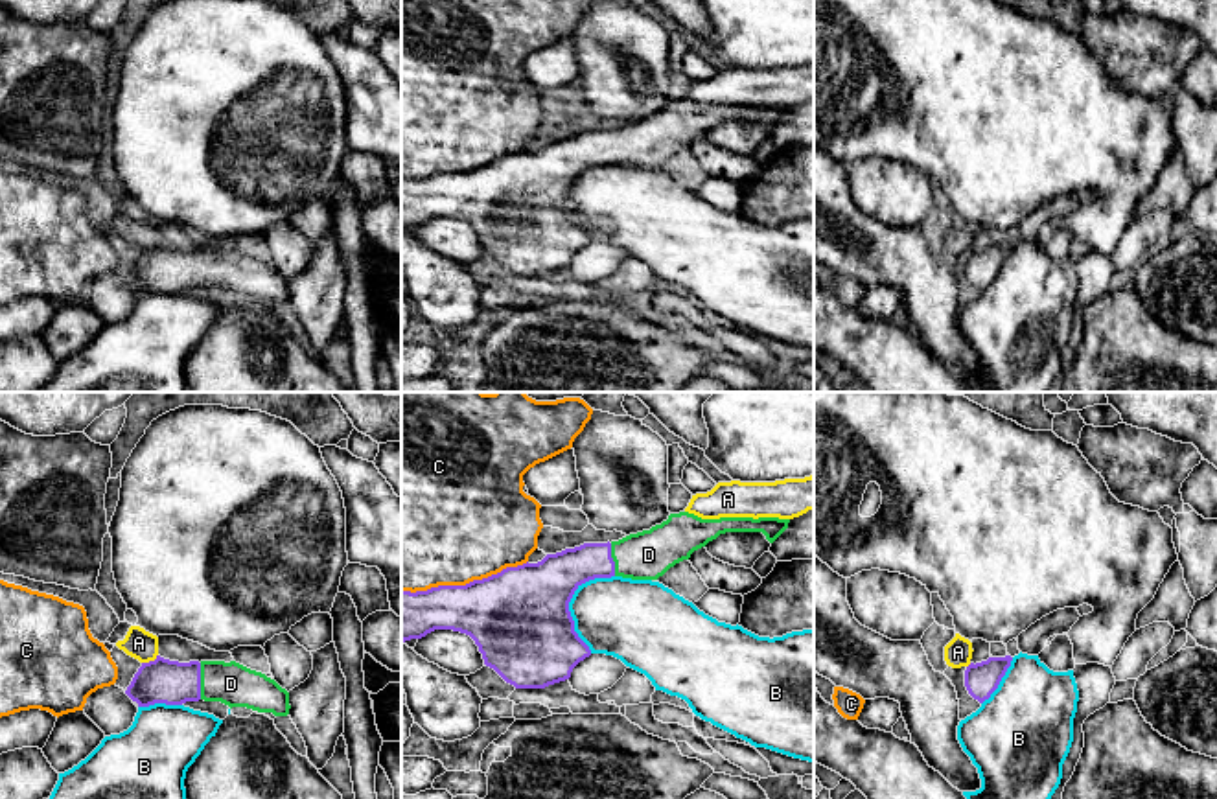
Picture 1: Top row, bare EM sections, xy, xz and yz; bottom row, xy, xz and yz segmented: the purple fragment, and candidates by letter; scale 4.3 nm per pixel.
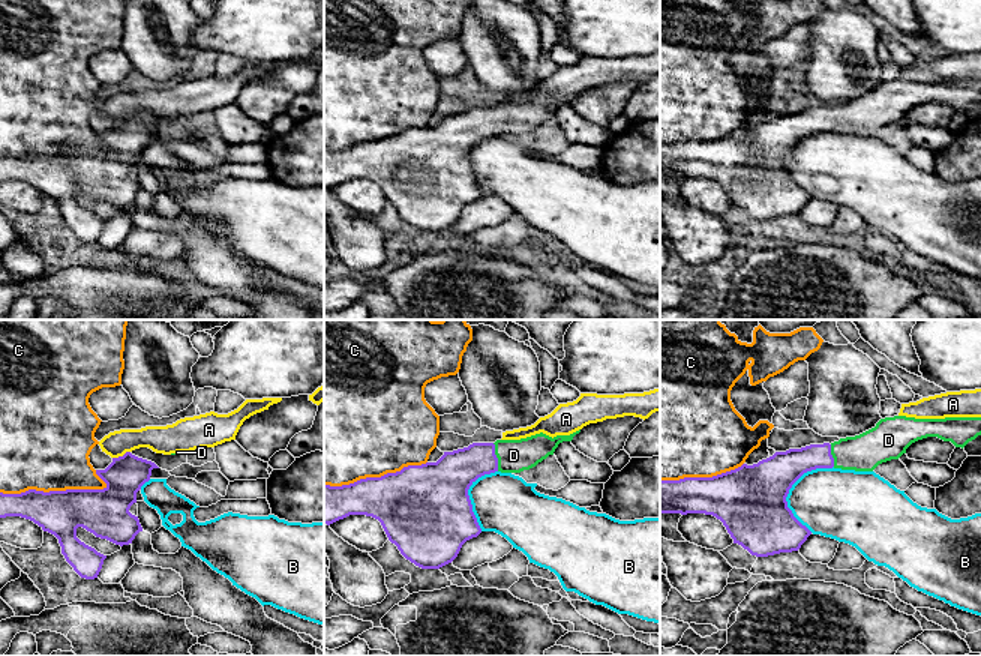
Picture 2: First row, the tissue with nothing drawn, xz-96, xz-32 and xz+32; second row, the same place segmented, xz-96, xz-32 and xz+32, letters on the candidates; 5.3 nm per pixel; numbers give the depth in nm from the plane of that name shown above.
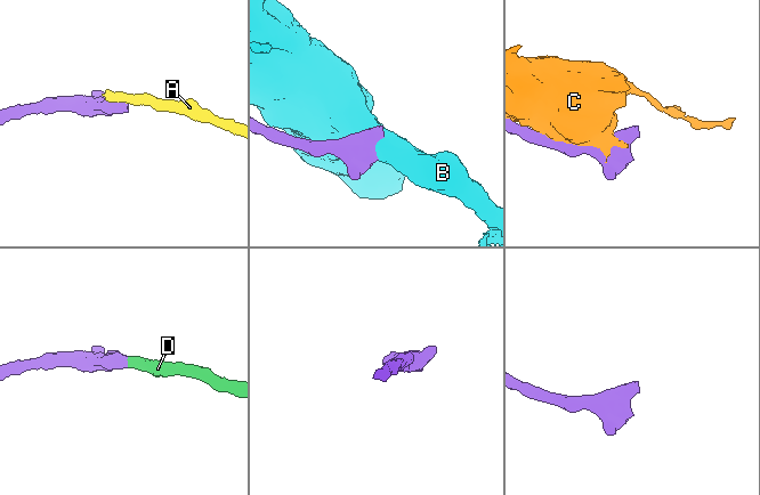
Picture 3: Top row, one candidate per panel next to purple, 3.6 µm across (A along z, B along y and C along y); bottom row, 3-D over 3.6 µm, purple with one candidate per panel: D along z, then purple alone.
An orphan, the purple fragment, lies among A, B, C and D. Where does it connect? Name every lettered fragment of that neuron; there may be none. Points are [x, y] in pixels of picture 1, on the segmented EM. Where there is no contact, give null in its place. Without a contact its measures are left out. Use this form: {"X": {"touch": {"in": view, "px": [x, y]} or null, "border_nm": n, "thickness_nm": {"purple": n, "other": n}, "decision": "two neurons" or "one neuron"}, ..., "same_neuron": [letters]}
{"A": {"touch": {"in": "xy", "px": [150, 661]}, "border_nm": 80, "thickness_nm": {"purple": 190, "other": 130}, "decision": "two neurons"}, "B": {"touch": {"in": "xz", "px": [569, 601]}, "border_nm": 360, "thickness_nm": {"purple": 440, "other": 340}, "decision": "two neurons"}, "C": {"touch": {"in": "xz", "px": [466, 584]}, "border_nm": 550, "thickness_nm": {"purple": 400, "other": 480}, "decision": "two neurons"}, "D": {"touch": {"in": "xy", "px": [199, 682]}, "border_nm": 160, "thickness_nm": {"purple": 190, "other": 190}, "decision": "one neuron"}, "same_neuron": ["D"]}

